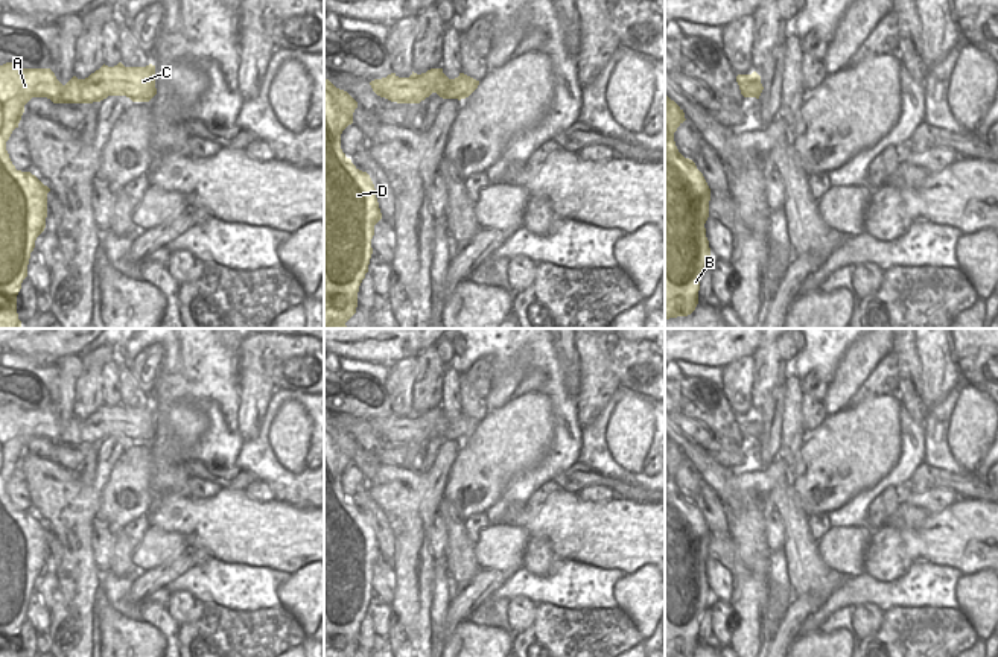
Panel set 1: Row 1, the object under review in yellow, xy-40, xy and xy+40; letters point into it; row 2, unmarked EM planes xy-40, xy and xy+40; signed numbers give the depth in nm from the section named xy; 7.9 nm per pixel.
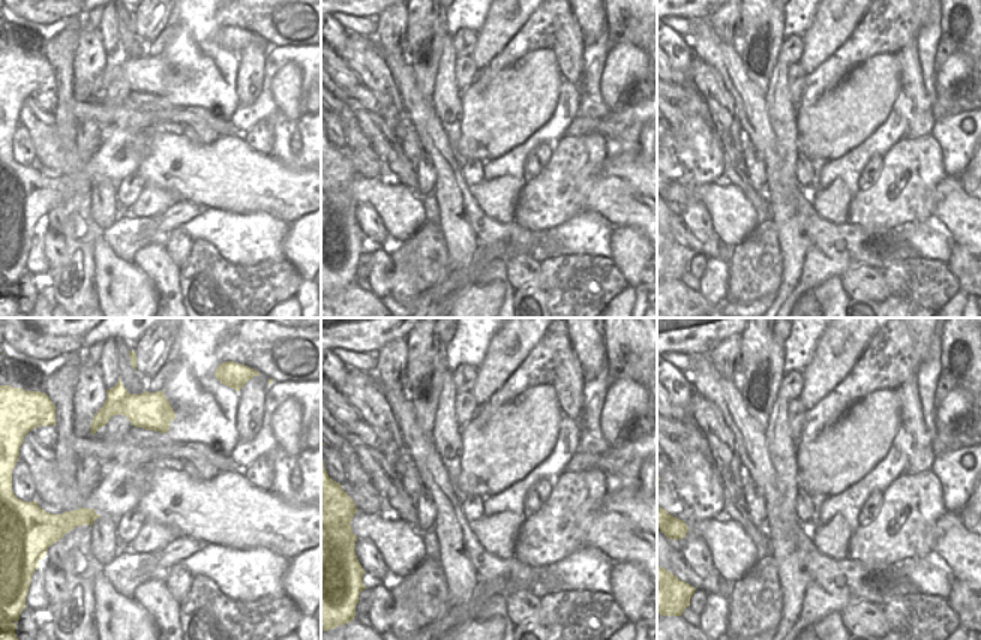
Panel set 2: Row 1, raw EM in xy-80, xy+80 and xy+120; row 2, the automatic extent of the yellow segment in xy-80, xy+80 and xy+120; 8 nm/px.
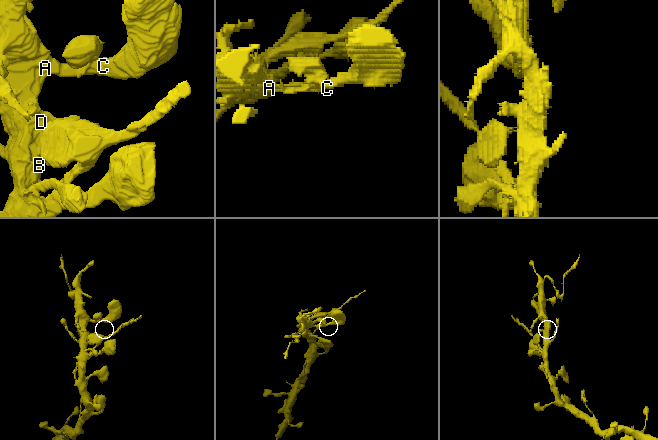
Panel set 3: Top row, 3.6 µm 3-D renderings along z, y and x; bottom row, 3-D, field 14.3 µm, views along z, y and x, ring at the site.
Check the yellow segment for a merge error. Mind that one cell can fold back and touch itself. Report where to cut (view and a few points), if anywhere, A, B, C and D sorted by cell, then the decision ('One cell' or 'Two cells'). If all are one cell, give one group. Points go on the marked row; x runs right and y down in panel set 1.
No split. Groups: A B C D. One cell

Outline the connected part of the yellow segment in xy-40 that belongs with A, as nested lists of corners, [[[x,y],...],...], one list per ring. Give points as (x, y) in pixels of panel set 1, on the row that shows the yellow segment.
[[[14,62],[0,65],[0,328],[21,327],[17,295],[27,277],[35,240],[46,228],[47,193],[50,192],[30,172],[17,170],[6,151],[6,141],[18,128],[24,105],[32,97],[47,97],[53,103],[93,103],[108,96],[126,96],[132,102],[149,102],[155,94],[155,65],[152,64],[146,67],[125,67],[122,62],[114,67],[103,64],[88,78],[73,76],[65,85],[56,79],[50,68],[23,68]]]

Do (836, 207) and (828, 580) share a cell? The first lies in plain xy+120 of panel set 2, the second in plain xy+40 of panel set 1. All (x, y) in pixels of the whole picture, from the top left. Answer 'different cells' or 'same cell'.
different cells

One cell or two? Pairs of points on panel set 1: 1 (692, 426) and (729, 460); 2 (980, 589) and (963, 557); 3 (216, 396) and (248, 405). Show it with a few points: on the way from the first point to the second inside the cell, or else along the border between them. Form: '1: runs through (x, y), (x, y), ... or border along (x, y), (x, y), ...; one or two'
1: runs through (702, 435), (720, 453); one
2: border along (982, 569), (963, 575); two
3: border along (239, 374), (238, 431), (242, 437); two

